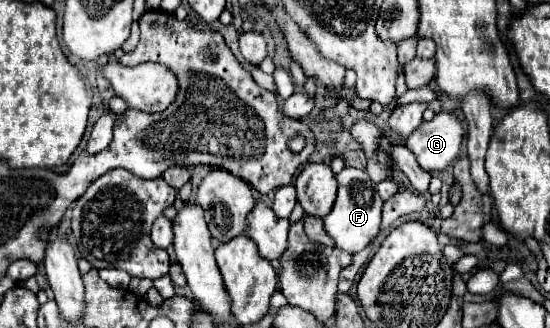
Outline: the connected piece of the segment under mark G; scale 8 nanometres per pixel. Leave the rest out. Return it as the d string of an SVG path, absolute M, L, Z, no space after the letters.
M437 113L431 121L423 121L405 145L415 153L423 171L441 173L455 161L463 133L463 123L453 113Z

